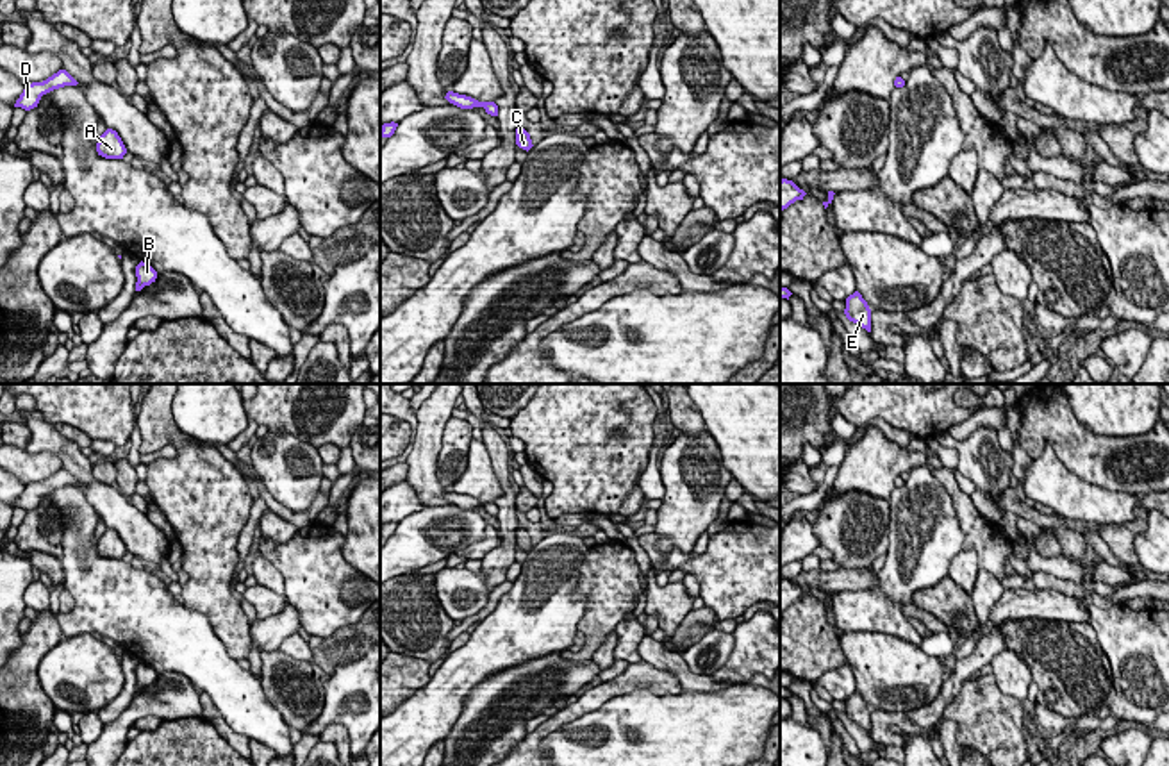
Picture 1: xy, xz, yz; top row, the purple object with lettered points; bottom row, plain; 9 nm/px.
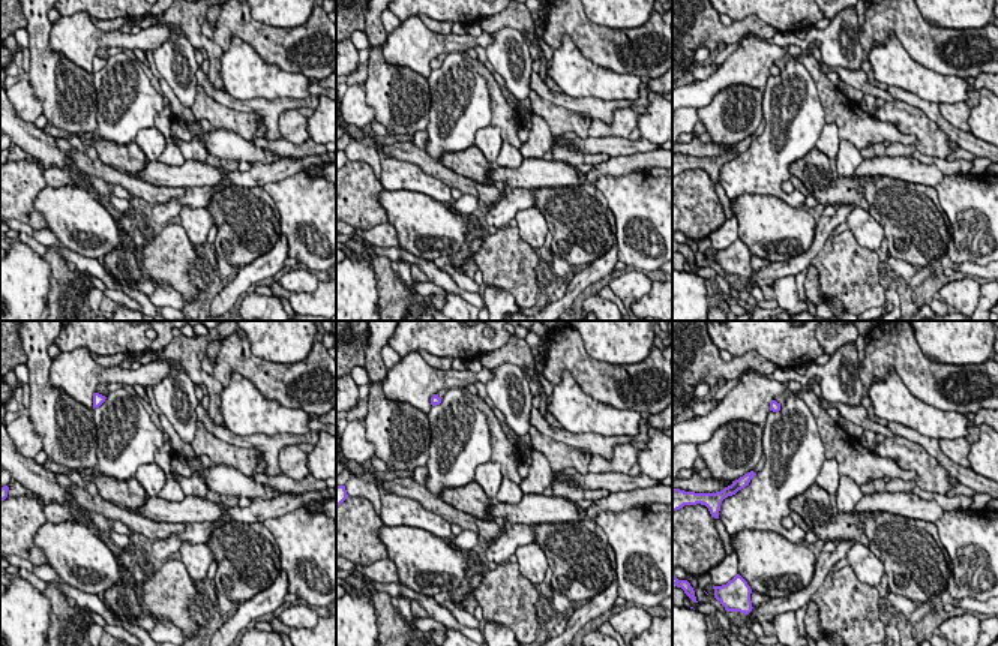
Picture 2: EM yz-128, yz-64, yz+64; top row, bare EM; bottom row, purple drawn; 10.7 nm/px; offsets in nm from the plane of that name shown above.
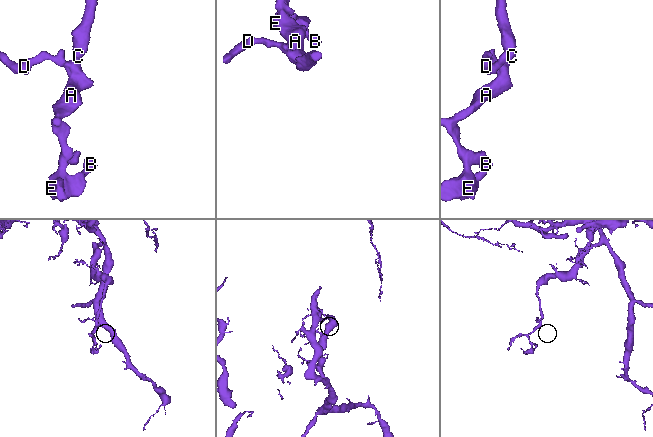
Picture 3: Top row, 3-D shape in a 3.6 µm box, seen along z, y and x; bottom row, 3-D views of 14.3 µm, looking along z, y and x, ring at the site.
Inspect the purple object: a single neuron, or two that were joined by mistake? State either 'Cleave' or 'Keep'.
Cleave

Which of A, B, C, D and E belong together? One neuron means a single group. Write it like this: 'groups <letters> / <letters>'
groups A B C E / D

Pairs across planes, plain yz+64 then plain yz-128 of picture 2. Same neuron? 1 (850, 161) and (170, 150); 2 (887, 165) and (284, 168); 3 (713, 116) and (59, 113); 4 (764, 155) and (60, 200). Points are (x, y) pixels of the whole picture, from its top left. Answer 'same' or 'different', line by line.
1: same
2: different
3: same
4: different

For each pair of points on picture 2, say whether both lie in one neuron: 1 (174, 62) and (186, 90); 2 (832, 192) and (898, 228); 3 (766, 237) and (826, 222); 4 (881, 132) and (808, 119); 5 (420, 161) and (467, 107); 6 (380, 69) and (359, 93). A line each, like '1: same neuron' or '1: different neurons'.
1: same neuron
2: same neuron
3: different neurons
4: different neurons
5: different neurons
6: different neurons

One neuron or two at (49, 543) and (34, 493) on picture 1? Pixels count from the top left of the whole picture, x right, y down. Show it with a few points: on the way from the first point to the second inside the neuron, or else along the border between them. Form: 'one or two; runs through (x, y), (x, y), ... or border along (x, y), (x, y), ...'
one; runs through (43, 531), (43, 518), (36, 506)

